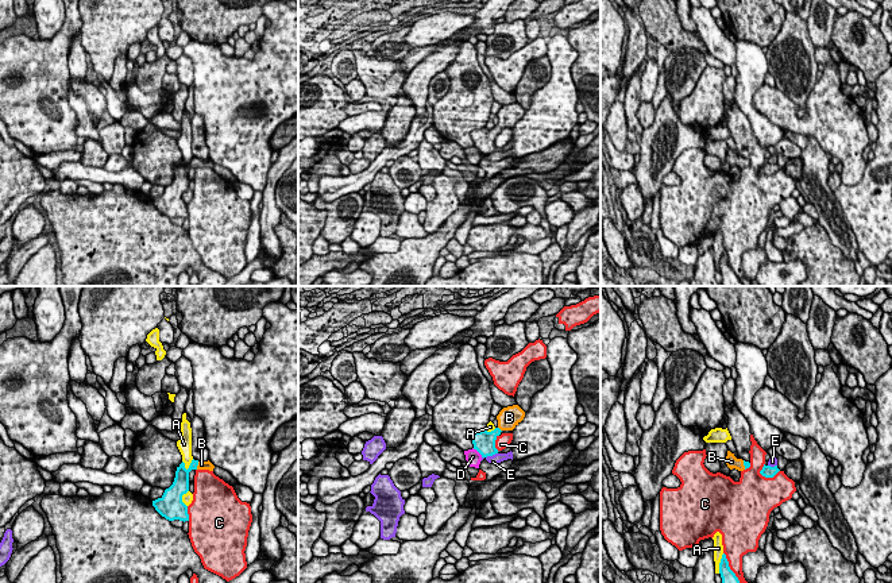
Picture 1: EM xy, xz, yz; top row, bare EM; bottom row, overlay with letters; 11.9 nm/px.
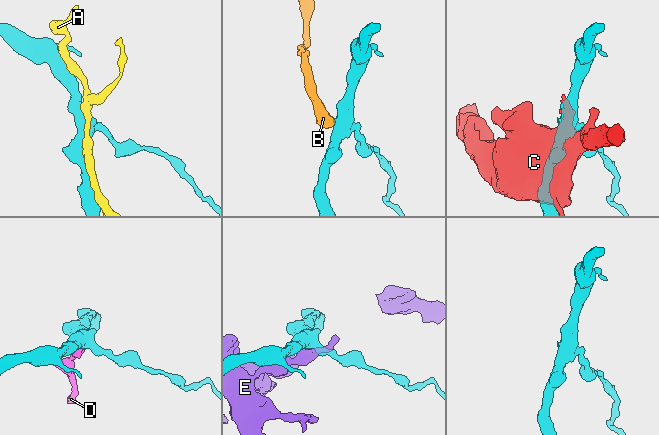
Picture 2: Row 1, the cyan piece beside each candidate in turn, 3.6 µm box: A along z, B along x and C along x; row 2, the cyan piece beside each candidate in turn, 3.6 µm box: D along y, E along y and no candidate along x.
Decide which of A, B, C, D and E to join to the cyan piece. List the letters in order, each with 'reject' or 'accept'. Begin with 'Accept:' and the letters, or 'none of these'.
Accept: B
A: reject
B: accept
C: reject
D: reject
E: reject

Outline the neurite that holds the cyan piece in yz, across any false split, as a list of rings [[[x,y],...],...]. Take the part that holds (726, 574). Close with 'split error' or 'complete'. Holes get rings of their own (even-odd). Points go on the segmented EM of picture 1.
[[[725,553],[722,555],[721,563],[719,563],[719,574],[722,578],[722,583],[740,583],[738,578],[729,567],[729,561]]]; complete

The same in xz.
[[[518,405],[503,408],[497,416],[498,426],[494,431],[487,432],[484,429],[471,435],[474,449],[476,449],[482,457],[498,453],[498,449],[495,448],[497,437],[502,431],[513,431],[524,417],[525,412]]]; split error

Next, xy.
[[[192,460],[189,468],[182,462],[175,471],[173,484],[165,490],[163,495],[152,501],[155,510],[169,521],[189,521],[188,506],[182,502],[182,495],[189,491],[189,472],[192,470],[213,471],[215,466],[208,462]]]; split error

